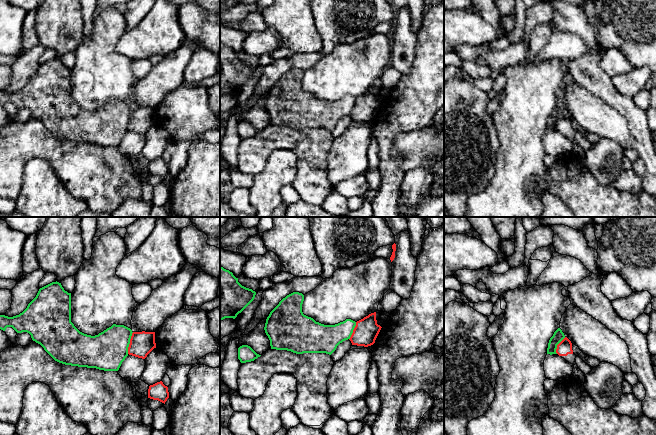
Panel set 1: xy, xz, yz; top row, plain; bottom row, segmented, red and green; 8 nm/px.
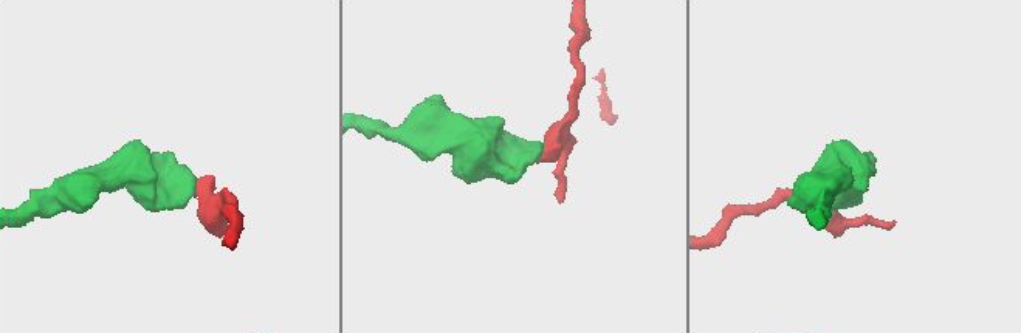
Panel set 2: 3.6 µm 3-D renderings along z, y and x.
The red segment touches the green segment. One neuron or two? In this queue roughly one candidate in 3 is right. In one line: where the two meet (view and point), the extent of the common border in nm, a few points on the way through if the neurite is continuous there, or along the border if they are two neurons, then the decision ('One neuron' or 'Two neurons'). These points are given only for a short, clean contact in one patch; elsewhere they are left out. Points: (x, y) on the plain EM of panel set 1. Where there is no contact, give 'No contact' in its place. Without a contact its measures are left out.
Touches red at xy (130, 119). Shared border 180 nm. Boundary: xy (133, 108), (127, 129). Two neurons

